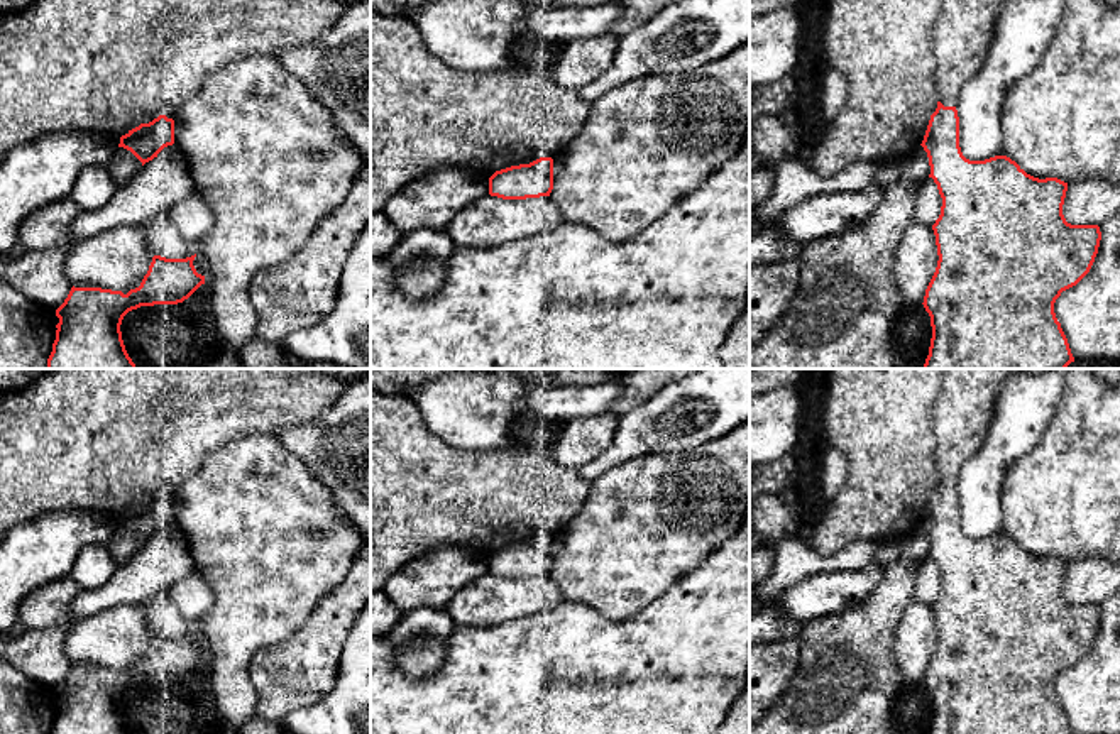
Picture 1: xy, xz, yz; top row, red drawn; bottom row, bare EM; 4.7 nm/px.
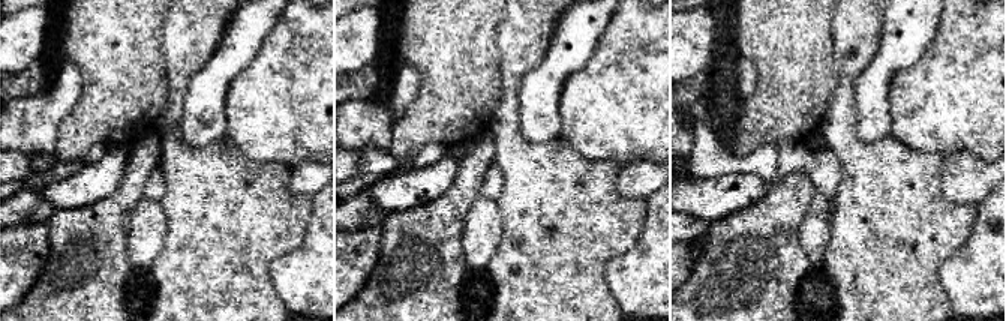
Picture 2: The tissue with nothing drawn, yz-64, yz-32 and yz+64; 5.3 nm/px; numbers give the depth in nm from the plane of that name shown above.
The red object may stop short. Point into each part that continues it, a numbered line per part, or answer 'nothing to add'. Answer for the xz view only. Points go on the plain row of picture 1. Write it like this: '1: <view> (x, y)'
nothing to add

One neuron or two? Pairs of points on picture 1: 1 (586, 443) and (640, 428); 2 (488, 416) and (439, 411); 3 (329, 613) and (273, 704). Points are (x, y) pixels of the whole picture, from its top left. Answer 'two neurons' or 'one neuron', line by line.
1: two neurons
2: one neuron
3: one neuron

